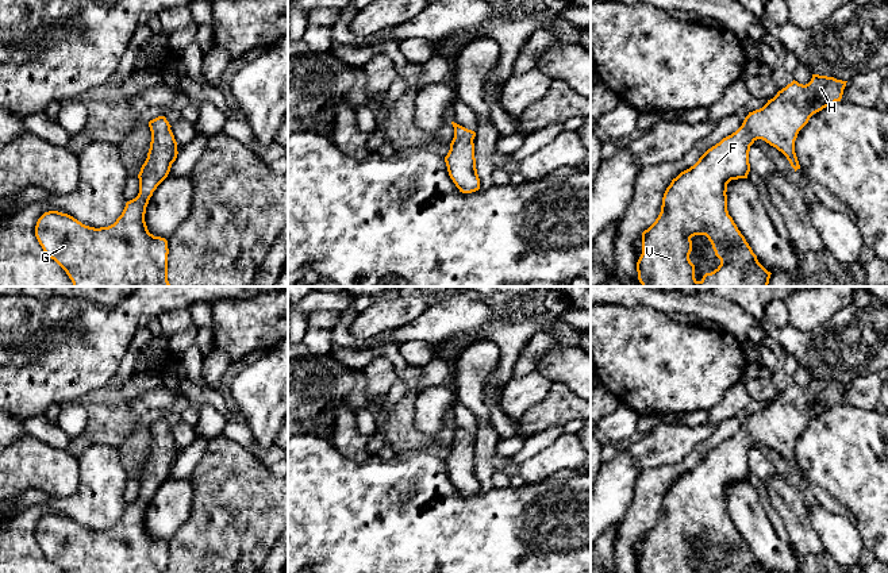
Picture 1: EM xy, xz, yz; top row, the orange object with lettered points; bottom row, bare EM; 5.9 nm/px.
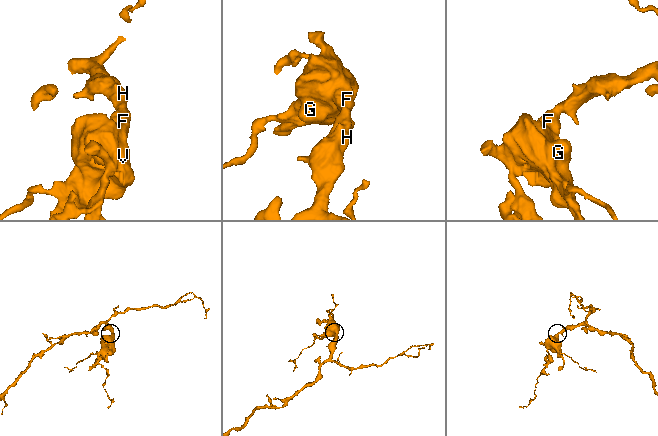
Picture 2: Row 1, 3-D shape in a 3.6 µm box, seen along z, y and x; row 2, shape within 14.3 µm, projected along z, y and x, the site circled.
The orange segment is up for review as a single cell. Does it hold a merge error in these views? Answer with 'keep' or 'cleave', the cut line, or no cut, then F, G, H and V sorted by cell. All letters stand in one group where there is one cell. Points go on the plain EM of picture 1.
keep; cut none; groups F G H V

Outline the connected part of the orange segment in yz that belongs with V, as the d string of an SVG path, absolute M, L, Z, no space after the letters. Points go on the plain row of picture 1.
M812 377L806 388L793 382L762 411L749 415L735 435L708 451L693 469L673 481L664 496L658 520L642 535L642 557L637 565L637 573L695 573L689 562L691 541L695 538L706 538L711 545L715 558L720 562L715 573L766 573L729 518L727 487L731 482L747 481L749 454L757 442L781 454L795 474L800 472L795 455L799 434L814 416L841 404L846 385L819 377Z

